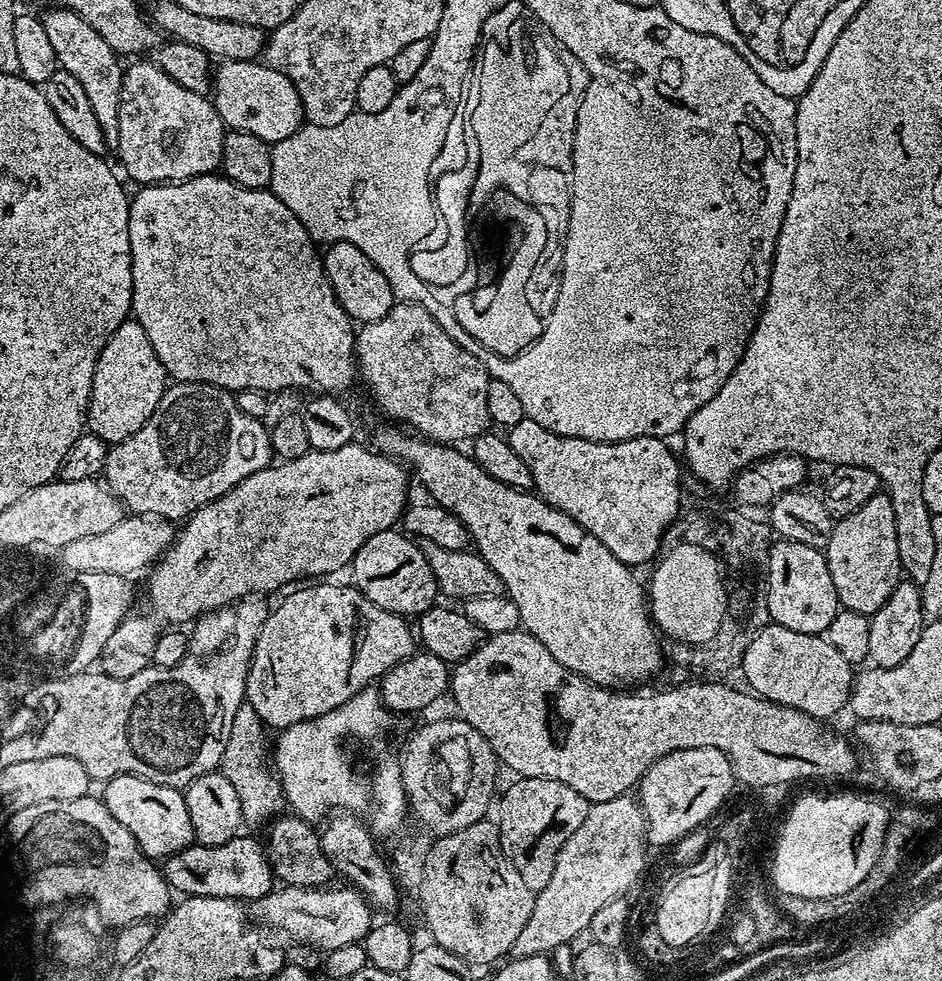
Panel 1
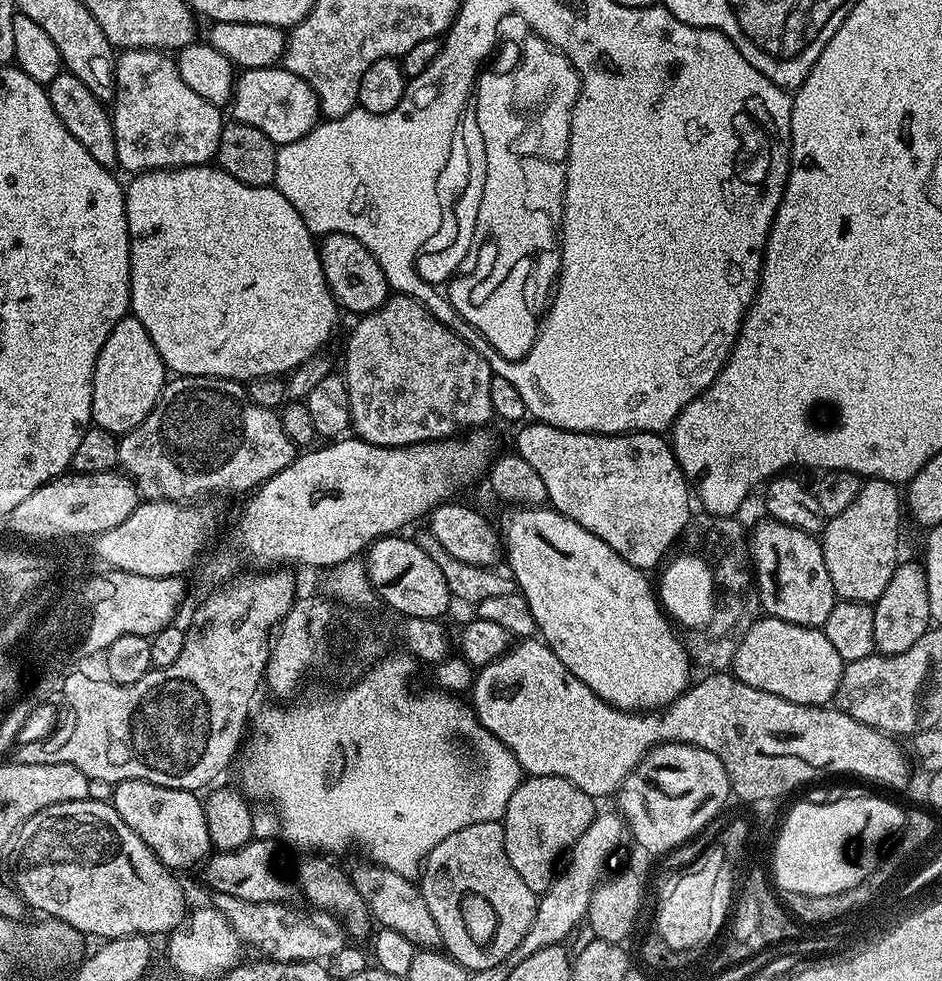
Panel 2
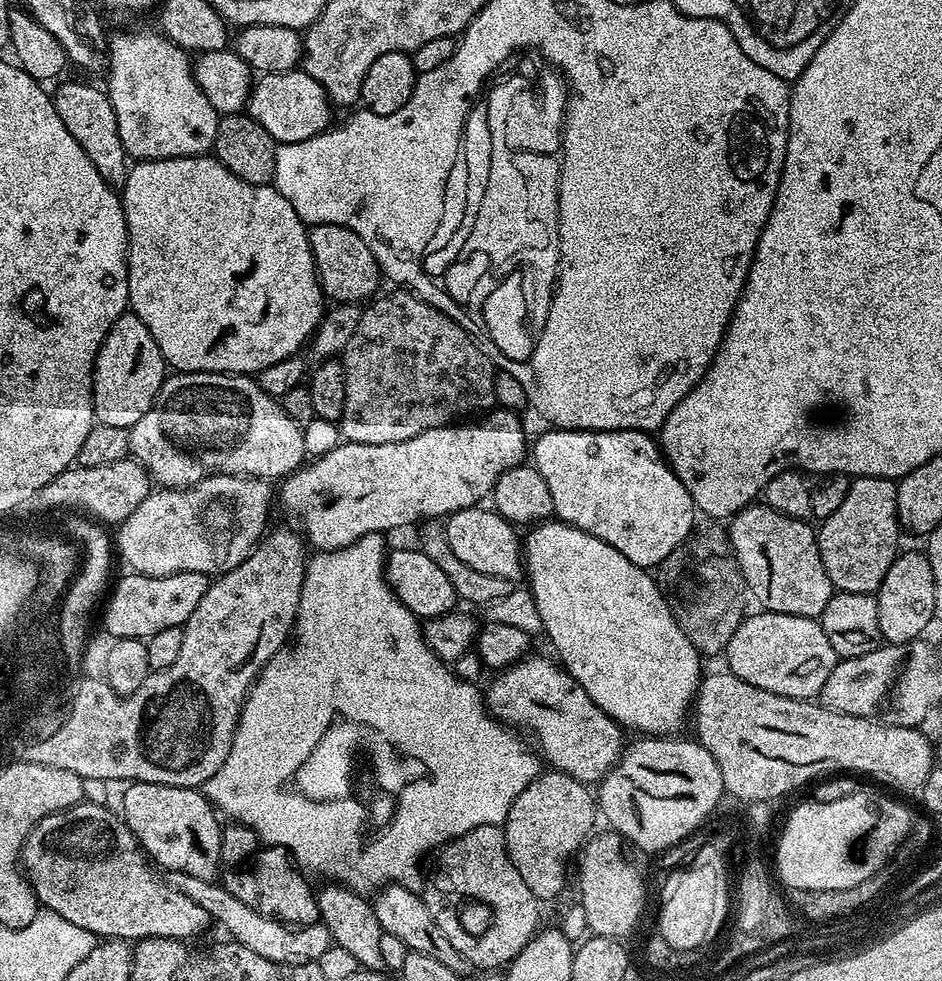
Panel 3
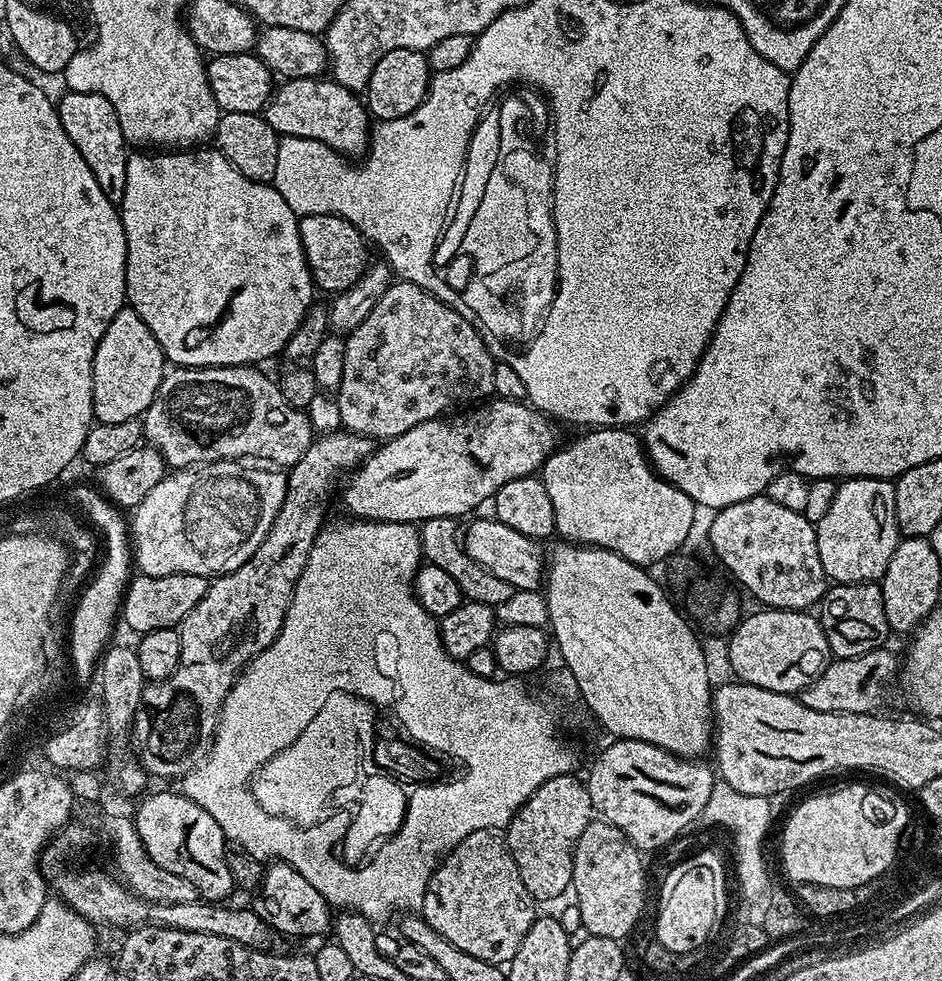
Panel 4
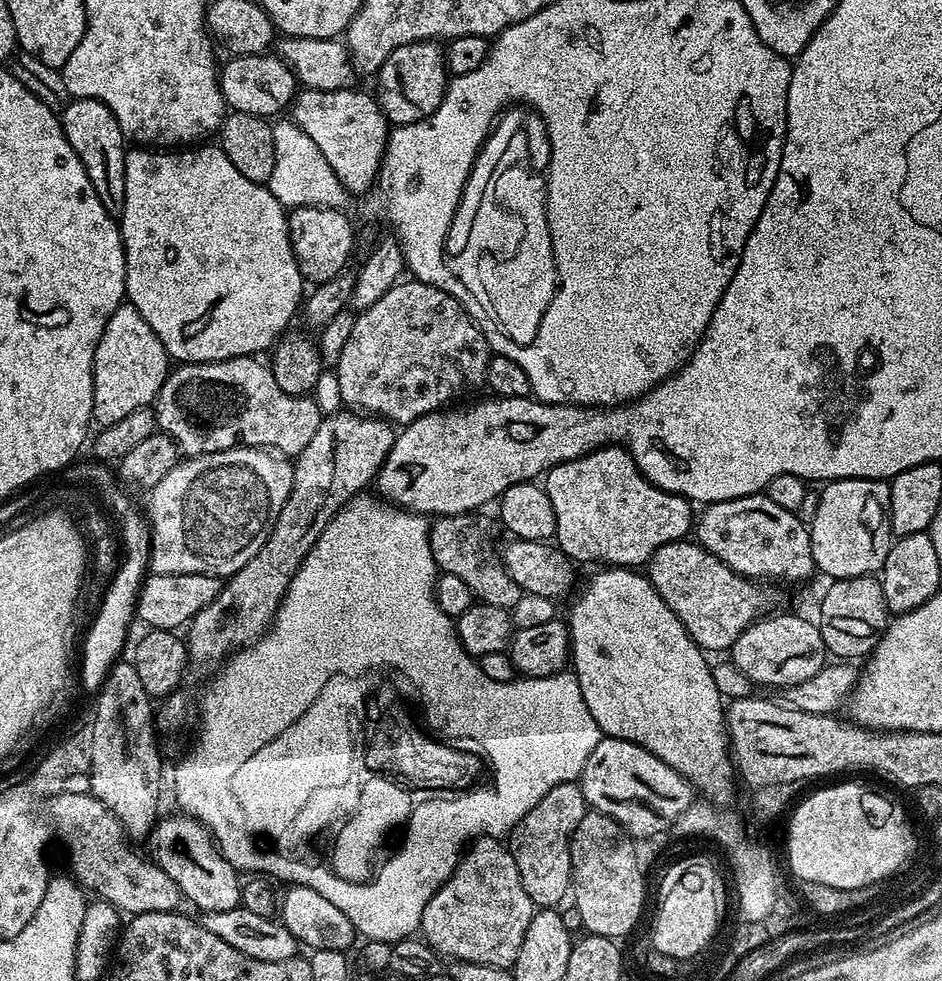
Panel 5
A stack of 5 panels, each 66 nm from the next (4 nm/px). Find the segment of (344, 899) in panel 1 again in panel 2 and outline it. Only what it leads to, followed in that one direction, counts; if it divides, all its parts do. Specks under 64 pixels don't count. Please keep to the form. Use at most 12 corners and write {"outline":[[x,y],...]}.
{"outline":[[246,902],[214,907],[245,945],[279,963],[327,962],[346,947],[330,911]]}

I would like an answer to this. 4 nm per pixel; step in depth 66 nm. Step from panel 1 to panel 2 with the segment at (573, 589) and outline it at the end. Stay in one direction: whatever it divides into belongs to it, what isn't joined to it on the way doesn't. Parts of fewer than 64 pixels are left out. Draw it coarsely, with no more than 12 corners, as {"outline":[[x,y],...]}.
{"outline":[[551,506],[502,527],[537,633],[598,698],[659,710],[690,652],[641,569]]}

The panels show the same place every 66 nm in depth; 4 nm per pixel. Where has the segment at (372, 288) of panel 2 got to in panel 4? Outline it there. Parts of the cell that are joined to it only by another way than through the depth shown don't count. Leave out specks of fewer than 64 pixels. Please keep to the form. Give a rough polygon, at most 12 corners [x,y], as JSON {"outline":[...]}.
{"outline":[[341,216],[299,221],[312,283],[335,294],[370,263],[364,233]]}

